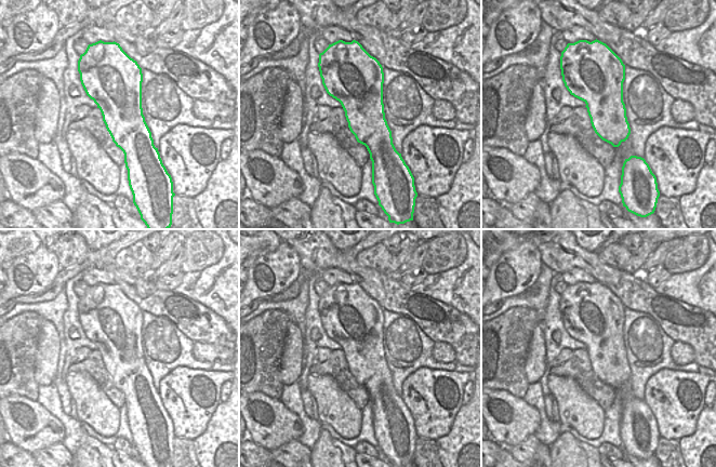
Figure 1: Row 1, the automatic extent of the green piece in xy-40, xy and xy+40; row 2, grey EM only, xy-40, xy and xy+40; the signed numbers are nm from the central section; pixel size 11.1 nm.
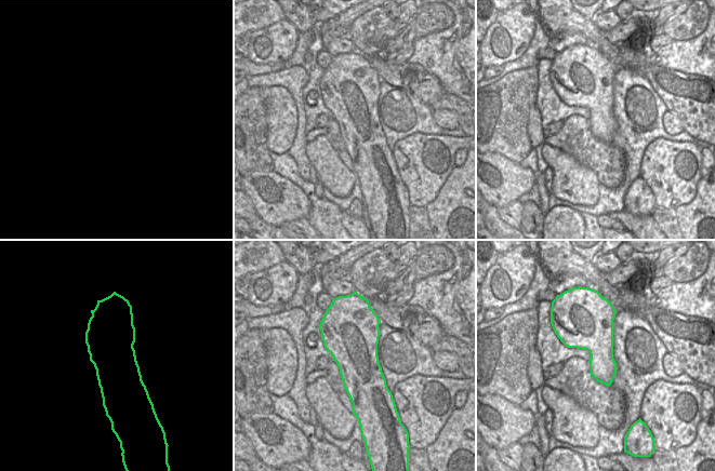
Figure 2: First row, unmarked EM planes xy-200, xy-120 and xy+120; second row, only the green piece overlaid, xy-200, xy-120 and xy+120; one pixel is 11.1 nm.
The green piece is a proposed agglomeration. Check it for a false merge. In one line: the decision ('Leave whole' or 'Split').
Leave whole.

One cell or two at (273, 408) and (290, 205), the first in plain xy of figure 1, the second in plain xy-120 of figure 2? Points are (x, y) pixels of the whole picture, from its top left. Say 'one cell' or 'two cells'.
one cell

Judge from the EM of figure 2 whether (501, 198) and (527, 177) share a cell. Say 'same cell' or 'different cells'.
same cell

